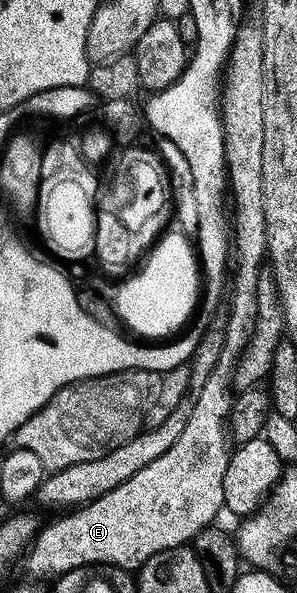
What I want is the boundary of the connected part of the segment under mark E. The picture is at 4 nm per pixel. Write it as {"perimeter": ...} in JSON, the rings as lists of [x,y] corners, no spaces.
{"perimeter":[[[240,24],[235,31],[235,41],[231,44],[231,53],[221,73],[221,96],[217,108],[223,123],[223,155],[229,197],[235,200],[235,229],[233,225],[233,269],[235,265],[235,287],[231,291],[231,314],[227,317],[227,325],[223,329],[223,350],[221,359],[217,359],[217,367],[209,379],[205,379],[205,387],[195,398],[193,415],[189,415],[189,424],[177,443],[165,451],[149,467],[141,467],[137,475],[125,479],[121,487],[113,487],[105,495],[95,501],[89,501],[70,510],[68,517],[59,517],[49,525],[44,524],[35,534],[25,553],[27,569],[35,577],[43,577],[46,573],[62,575],[80,567],[114,567],[128,571],[138,570],[140,565],[153,555],[164,553],[167,549],[177,549],[191,543],[202,529],[208,528],[211,521],[224,508],[223,484],[225,483],[225,467],[229,456],[229,434],[227,418],[231,416],[233,386],[231,374],[235,371],[235,362],[239,360],[251,332],[255,326],[257,311],[257,279],[265,265],[267,256],[267,236],[265,235],[265,199],[261,183],[261,159],[265,151],[265,123],[261,123],[261,95],[263,94],[263,40],[258,24]]]}

